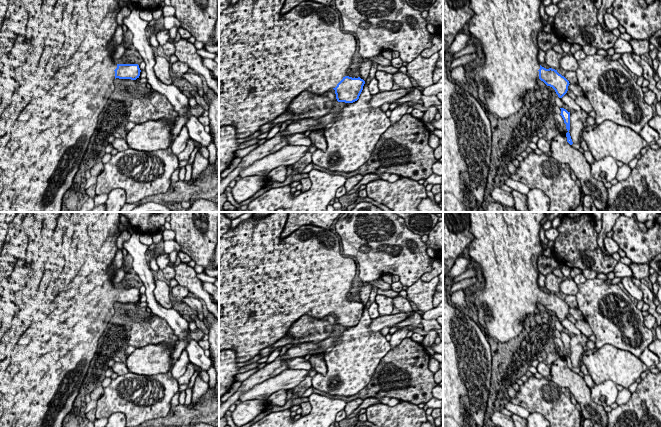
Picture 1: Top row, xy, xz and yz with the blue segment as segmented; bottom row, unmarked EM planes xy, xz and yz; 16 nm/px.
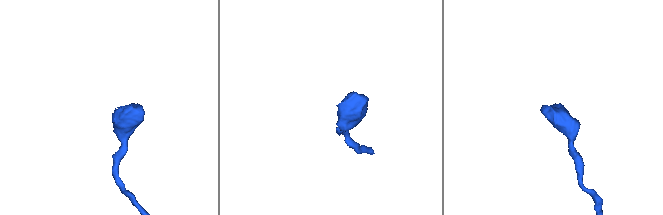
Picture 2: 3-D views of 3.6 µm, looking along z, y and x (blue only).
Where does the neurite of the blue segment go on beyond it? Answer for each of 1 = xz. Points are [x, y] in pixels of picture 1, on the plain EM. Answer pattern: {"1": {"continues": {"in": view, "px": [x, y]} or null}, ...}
{"1": {"continues": {"in": "xz", "px": [266, 283]}}}

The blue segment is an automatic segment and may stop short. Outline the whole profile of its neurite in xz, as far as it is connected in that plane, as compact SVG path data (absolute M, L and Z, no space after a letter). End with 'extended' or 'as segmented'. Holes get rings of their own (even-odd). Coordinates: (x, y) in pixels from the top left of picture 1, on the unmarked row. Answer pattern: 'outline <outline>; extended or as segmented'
outline M273 212L260 219L251 217L219 239L219 352L233 350L238 363L247 362L285 337L292 324L304 315L324 319L334 313L338 326L353 327L363 314L363 303L347 299L357 266L353 259L340 254L338 236L330 229L305 225L282 239L287 218L288 212Z; extended

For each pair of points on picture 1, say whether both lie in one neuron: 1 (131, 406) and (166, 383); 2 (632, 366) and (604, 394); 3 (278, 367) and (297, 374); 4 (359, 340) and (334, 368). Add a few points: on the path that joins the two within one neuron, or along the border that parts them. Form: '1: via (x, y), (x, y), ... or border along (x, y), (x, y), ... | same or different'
1: via (143, 407), (151, 407), (160, 402), (164, 395) | same
2: border along (616, 384), (610, 380), (604, 380), (595, 385) | different
3: border along (287, 368), (263, 380) | different
4: via (355, 347), (341, 361) | same

